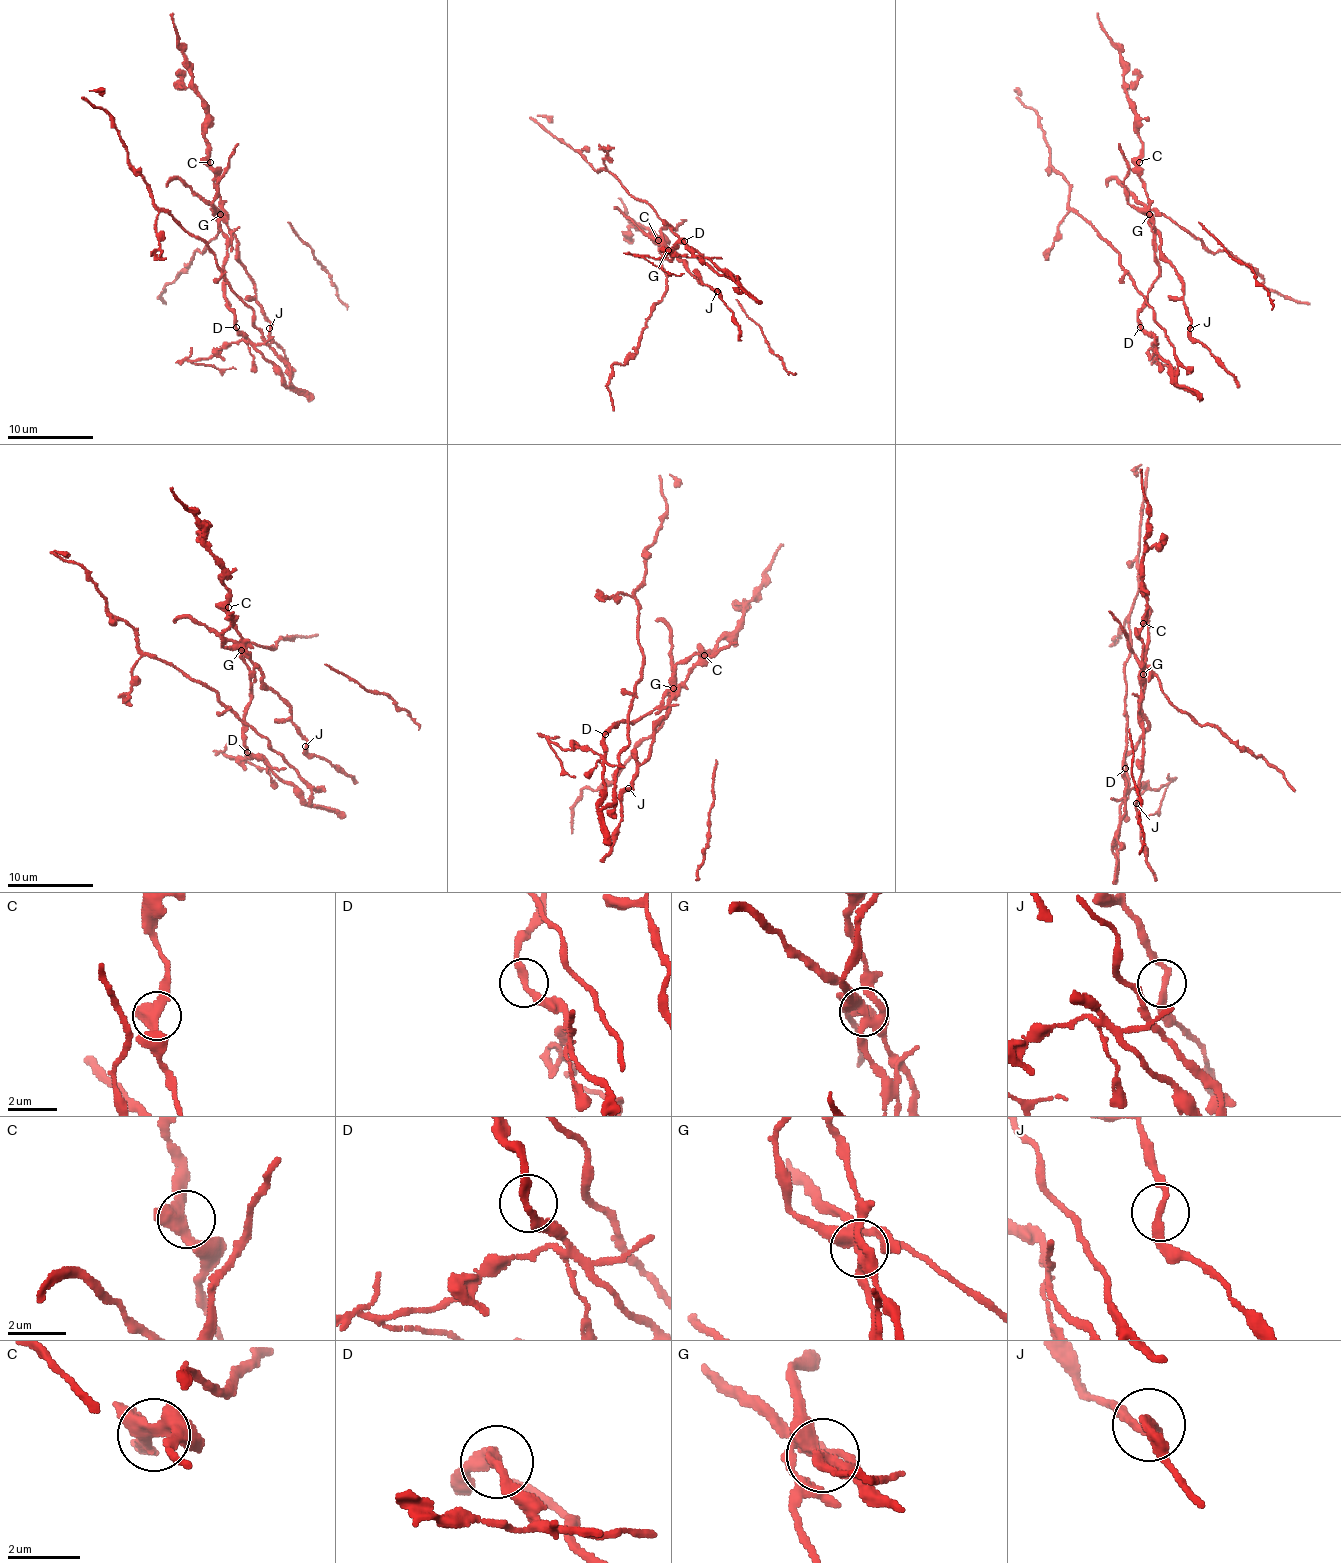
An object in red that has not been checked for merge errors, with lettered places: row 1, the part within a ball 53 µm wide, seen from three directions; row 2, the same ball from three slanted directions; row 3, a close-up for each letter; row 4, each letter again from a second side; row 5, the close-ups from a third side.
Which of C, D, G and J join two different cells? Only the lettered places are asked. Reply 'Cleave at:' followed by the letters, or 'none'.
Cleave at: D, G

